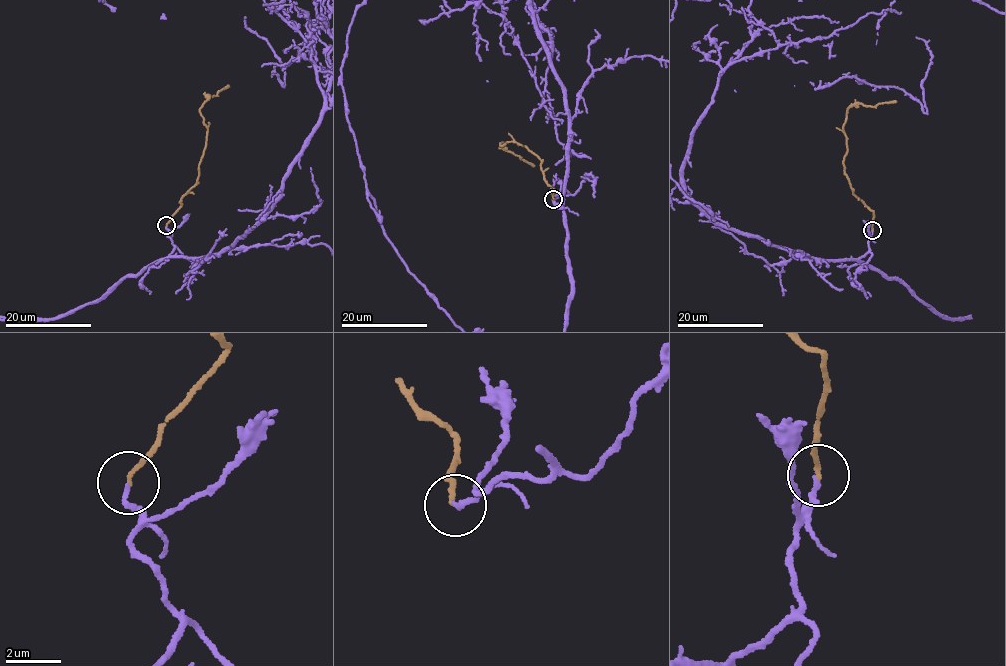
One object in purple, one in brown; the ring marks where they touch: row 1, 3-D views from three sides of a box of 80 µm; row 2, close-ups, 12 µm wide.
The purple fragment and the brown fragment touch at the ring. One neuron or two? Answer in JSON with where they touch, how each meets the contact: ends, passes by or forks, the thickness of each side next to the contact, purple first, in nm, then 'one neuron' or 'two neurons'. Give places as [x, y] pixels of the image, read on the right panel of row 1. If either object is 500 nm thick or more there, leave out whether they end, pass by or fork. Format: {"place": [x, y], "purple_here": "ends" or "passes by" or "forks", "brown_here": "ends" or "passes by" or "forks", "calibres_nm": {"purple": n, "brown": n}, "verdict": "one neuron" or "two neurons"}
{"place": [872, 230], "purple_here": "ends", "brown_here": "ends", "calibres_nm": {"purple": 170, "brown": 130}, "verdict": "one neuron"}

